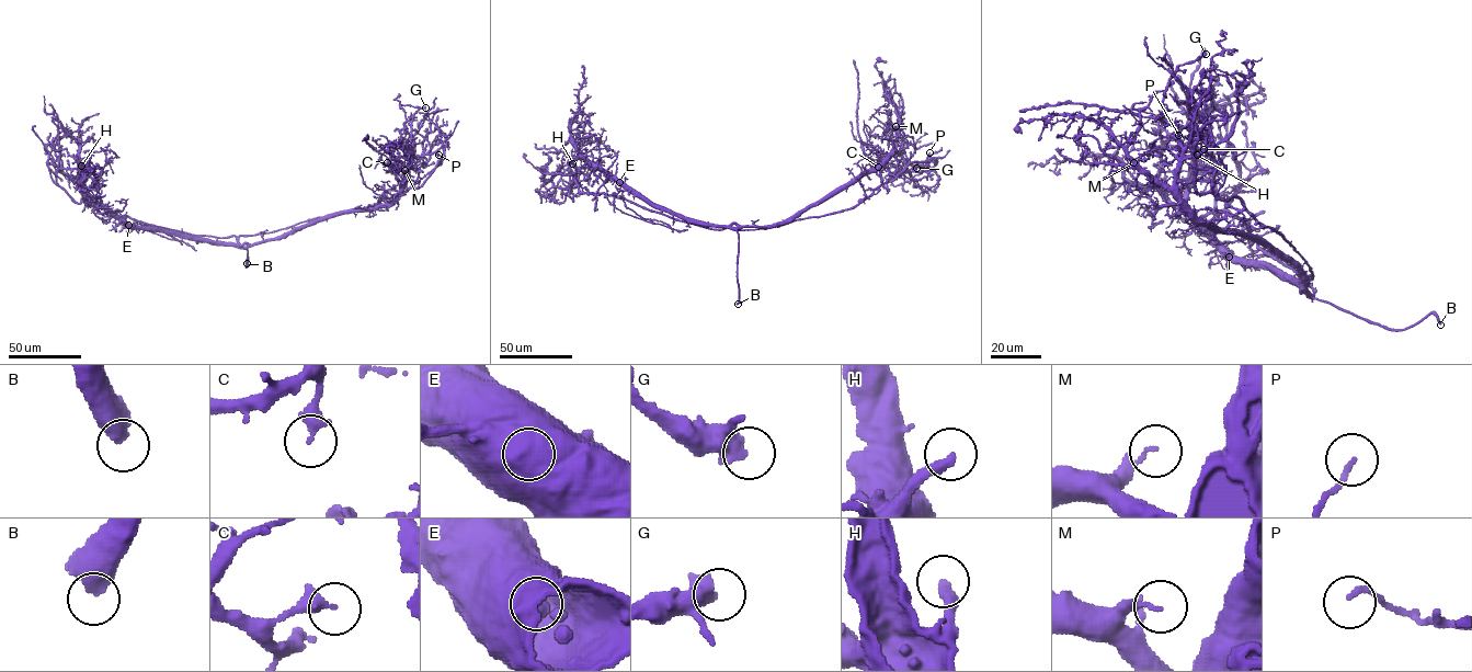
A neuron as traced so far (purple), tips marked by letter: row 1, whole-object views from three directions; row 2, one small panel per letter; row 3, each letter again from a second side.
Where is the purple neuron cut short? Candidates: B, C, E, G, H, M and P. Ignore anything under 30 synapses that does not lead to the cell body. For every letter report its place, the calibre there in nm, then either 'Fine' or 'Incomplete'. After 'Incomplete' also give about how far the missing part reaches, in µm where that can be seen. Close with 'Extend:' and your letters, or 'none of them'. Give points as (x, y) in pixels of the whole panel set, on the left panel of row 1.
B: Place: (247, 263). Thickness 550 nm. Incomplete. Missing length about 9 µm
C: Place: (387, 162). Thickness 340 nm. Fine
E: Place: (128, 225). Thickness 360 nm. Fine
G: Place: (425, 107). Thickness 360 nm. Fine
H: Place: (81, 166). Thickness 340 nm. Incomplete. Missing length about 25 µm
M: Place: (404, 170). Thickness 130 nm. Fine
P: Place: (438, 155). Thickness 140 nm. Fine
Extend: B, H

